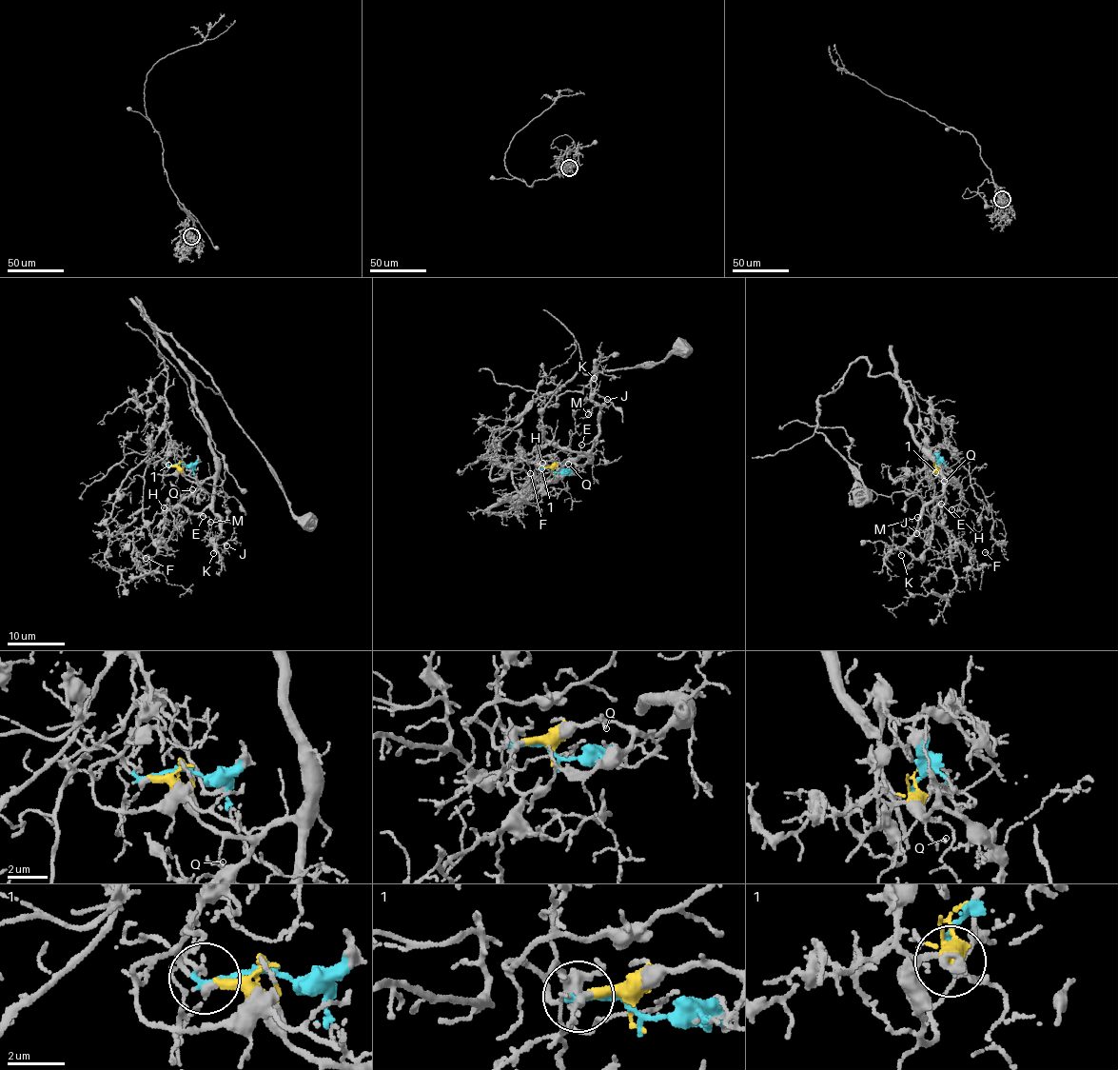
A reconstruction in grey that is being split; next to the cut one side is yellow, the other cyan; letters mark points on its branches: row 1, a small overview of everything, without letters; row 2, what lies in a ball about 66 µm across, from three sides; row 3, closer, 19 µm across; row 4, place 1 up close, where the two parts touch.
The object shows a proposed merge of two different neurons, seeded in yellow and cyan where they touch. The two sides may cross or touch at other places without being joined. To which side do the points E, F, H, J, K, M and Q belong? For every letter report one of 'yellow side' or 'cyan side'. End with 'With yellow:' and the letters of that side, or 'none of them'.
E: yellow side
F: cyan side
H: yellow side
J: yellow side
K: yellow side
M: yellow side
Q: yellow side
With yellow: E, H, J, K, M, Q

